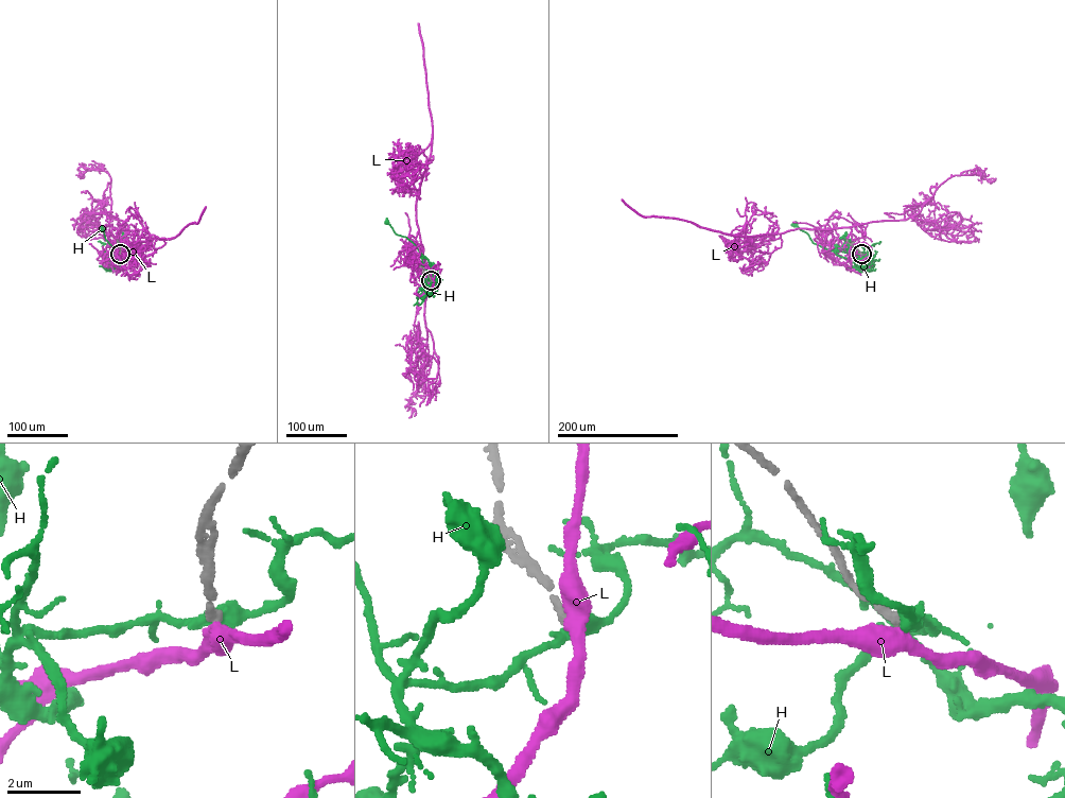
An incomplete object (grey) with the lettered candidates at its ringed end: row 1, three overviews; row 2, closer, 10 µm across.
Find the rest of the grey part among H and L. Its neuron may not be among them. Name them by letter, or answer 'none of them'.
none of them

